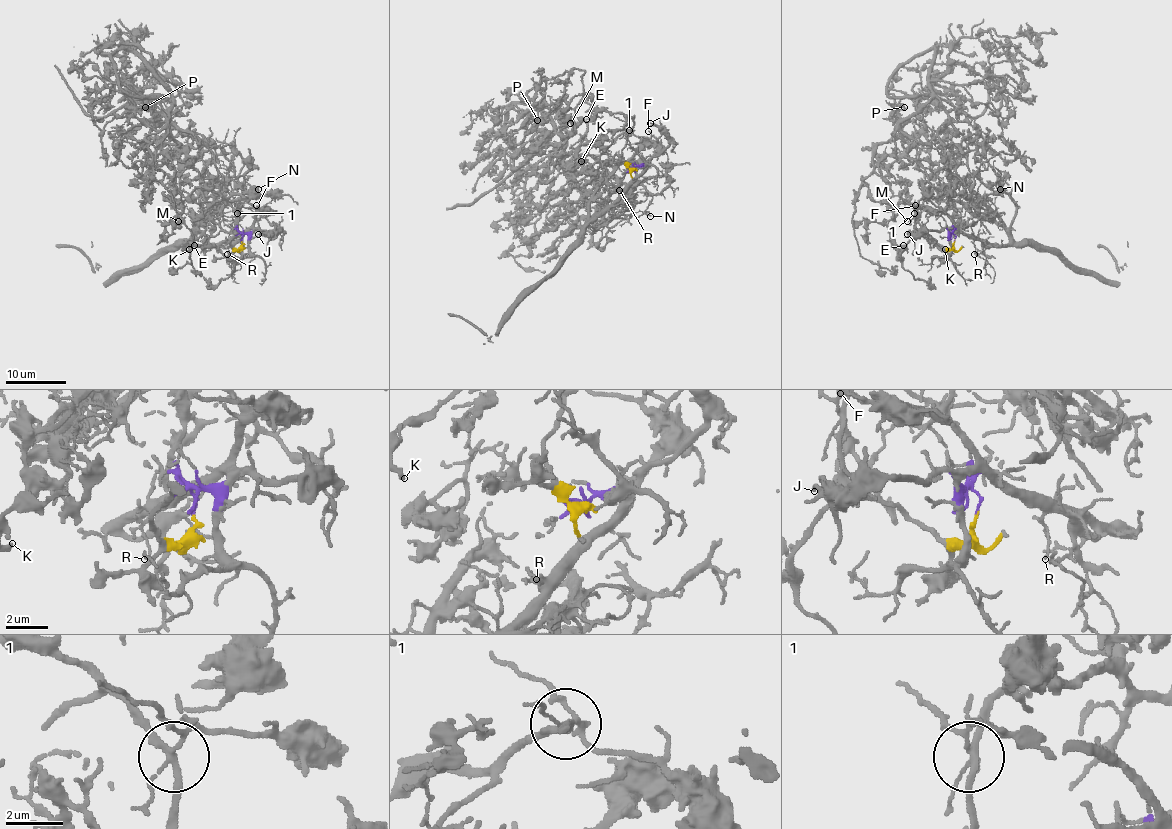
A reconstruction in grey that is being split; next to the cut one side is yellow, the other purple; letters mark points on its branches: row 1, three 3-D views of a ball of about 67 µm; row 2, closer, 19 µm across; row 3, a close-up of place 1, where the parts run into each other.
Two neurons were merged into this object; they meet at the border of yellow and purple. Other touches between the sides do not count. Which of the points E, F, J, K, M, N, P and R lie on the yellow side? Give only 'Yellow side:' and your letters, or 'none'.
Yellow side: E, K, M, P

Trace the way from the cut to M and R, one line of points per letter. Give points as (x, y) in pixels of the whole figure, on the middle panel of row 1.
M: (634, 171), (622, 154), (630, 130), (593, 144), (583, 121), (569, 132), (554, 111), (566, 94), (571, 123)
R: (634, 171), (637, 166), (643, 168), (619, 190)

